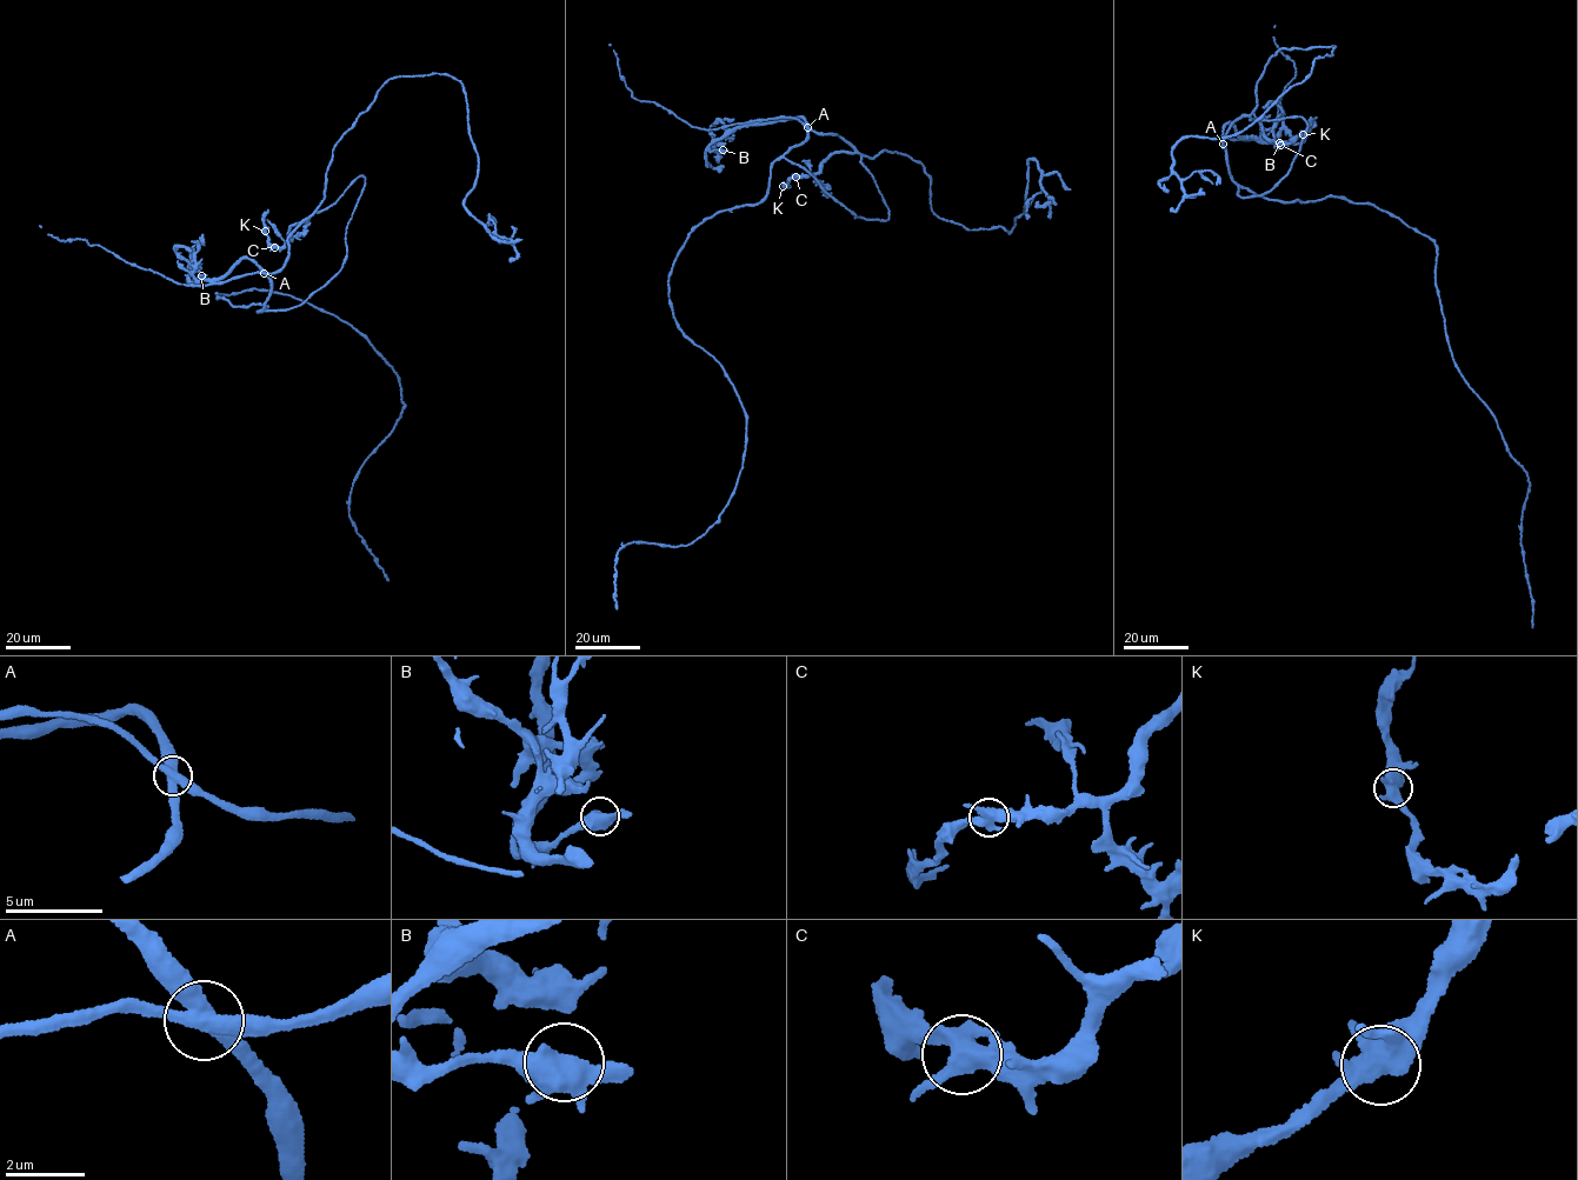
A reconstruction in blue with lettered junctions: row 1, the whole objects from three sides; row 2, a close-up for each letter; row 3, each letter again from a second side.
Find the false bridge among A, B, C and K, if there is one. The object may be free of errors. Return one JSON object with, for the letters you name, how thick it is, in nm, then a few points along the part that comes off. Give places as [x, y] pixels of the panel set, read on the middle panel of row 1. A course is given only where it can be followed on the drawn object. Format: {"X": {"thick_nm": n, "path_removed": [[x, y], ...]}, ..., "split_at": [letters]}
{"A": {"thick_nm": 440, "path_removed": [[807, 127], [917, 160], [933, 214], [974, 231], [1012, 231], [1030, 159], [1041, 191], [1029, 218]]}, "split_at": ["A"]}

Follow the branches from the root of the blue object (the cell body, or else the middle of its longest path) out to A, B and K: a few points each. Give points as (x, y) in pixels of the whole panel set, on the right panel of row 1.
A: (1277, 200), (1259, 195), (1232, 180), (1223, 144)
B: (1277, 200), (1259, 195), (1232, 180), (1220, 138), (1250, 135), (1279, 142)
K: (1277, 200), (1232, 180), (1222, 146), (1225, 134), (1230, 126), (1246, 115), (1259, 122), (1276, 146), (1303, 134)

